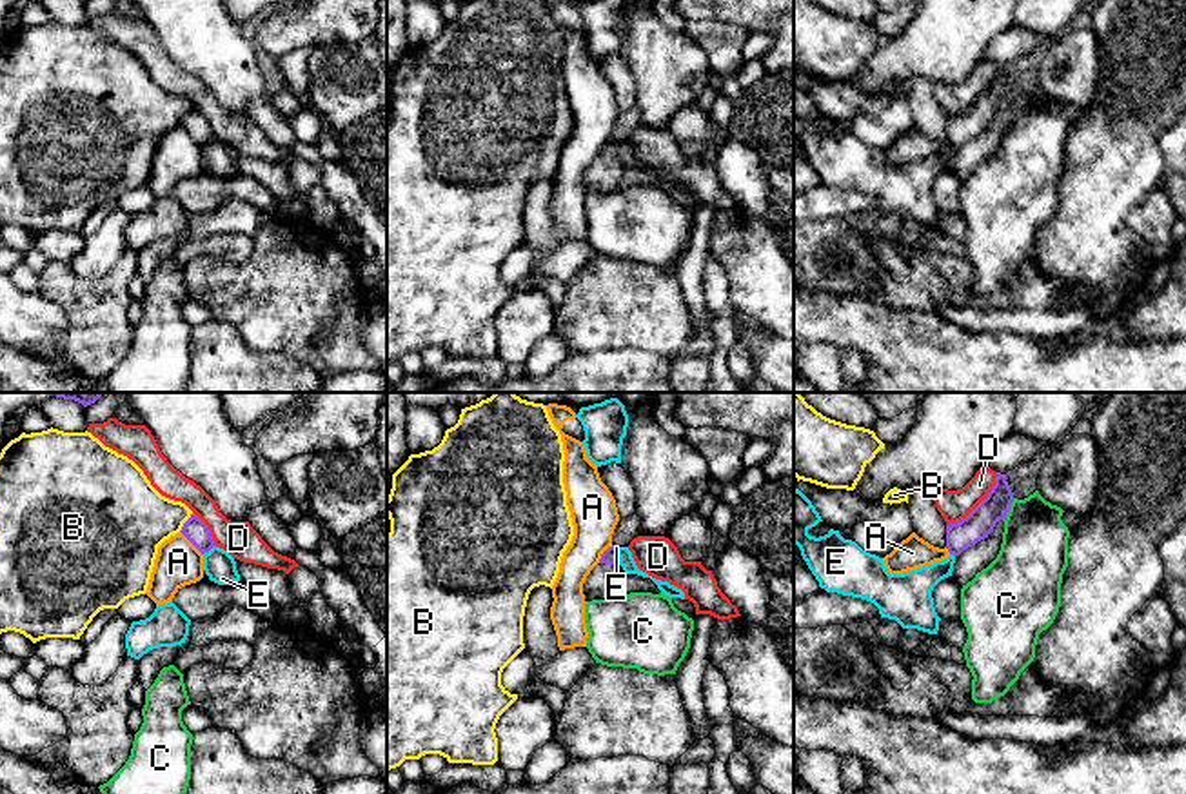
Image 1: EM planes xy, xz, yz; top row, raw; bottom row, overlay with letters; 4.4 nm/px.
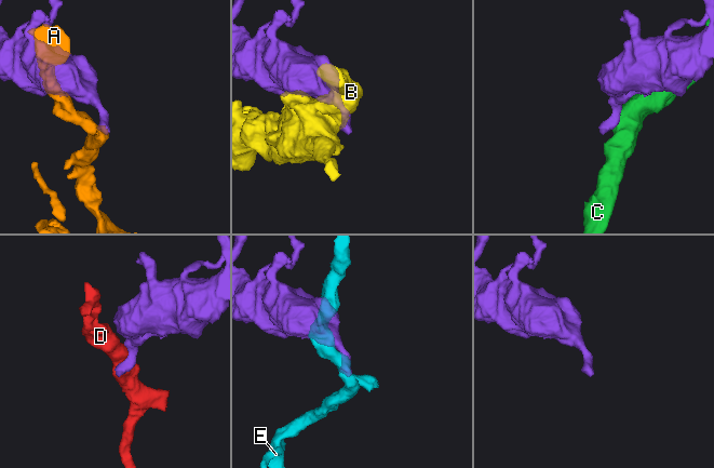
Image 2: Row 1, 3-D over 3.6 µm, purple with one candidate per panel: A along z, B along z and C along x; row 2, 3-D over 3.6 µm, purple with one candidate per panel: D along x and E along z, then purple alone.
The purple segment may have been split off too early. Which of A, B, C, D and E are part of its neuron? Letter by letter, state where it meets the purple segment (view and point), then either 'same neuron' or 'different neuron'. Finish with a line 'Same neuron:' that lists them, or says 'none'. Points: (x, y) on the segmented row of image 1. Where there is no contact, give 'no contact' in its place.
A: xy (191, 542) | different neuron
B: xy (186, 522) | different neuron
C: yz (1008, 509) | different neuron
D: yz (979, 504) | different neuron
E: xz (616, 555) | different neuron
Same neuron: none

